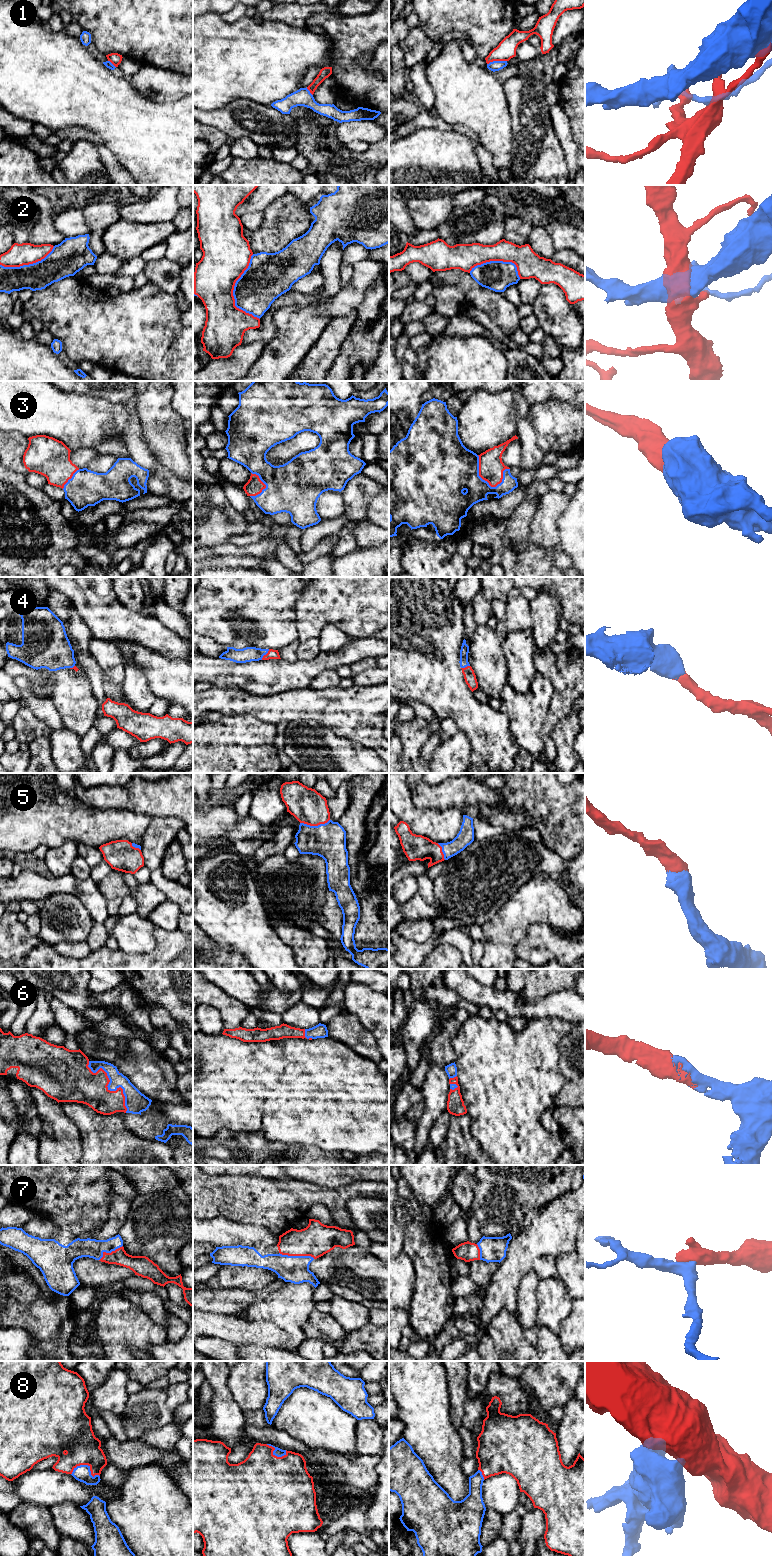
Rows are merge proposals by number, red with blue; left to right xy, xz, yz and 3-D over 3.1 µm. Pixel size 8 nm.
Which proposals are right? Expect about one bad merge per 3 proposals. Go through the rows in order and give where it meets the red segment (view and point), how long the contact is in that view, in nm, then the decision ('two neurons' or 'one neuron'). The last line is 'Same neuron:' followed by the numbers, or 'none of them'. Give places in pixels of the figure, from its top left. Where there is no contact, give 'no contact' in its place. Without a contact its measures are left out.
1: contact yz (496, 60); length 160 nm; two neurons
2: contact xz (232, 292); length 550 nm; two neurons
3: contact yz (479, 473); length 300 nm; one neuron
4: contact xz (266, 654); length 110 nm; one neuron
5: contact xz (314, 825); length 240 nm; one neuron
6: contact xy (107, 1087); length 500 nm; one neuron
7: contact xz (297, 1255); length 300 nm; one neuron
8: contact xy (88, 1465); length 240 nm; one neuron
Same neuron: 3, 4, 5, 6, 7, 8

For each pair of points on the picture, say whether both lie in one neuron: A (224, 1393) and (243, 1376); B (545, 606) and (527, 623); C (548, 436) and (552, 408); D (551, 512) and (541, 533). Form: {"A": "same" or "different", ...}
{"A": "different", "B": "different", "C": "same", "D": "same"}

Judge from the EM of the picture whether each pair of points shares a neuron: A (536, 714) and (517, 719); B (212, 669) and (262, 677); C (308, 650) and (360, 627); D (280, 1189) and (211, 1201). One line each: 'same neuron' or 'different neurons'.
A: same neuron
B: same neuron
C: different neurons
D: same neuron

